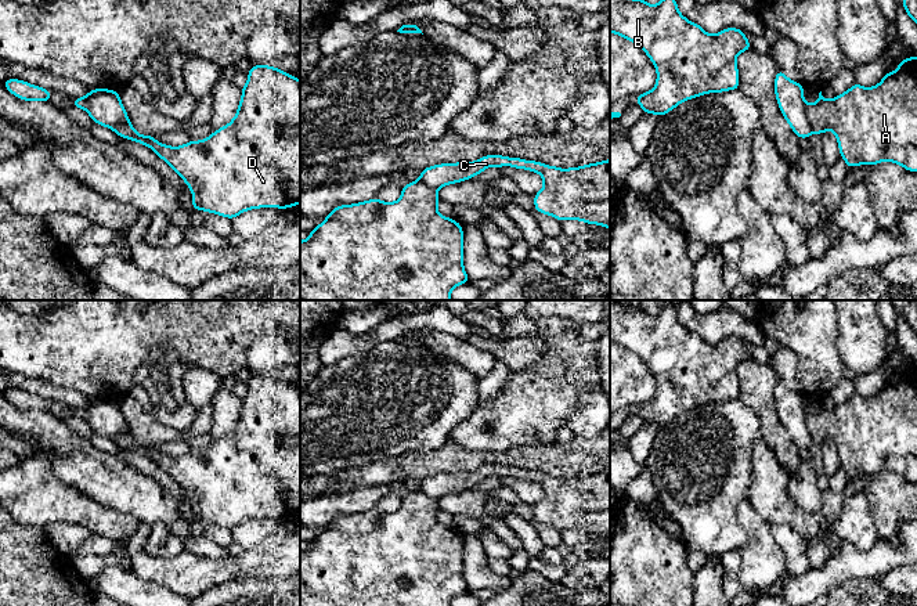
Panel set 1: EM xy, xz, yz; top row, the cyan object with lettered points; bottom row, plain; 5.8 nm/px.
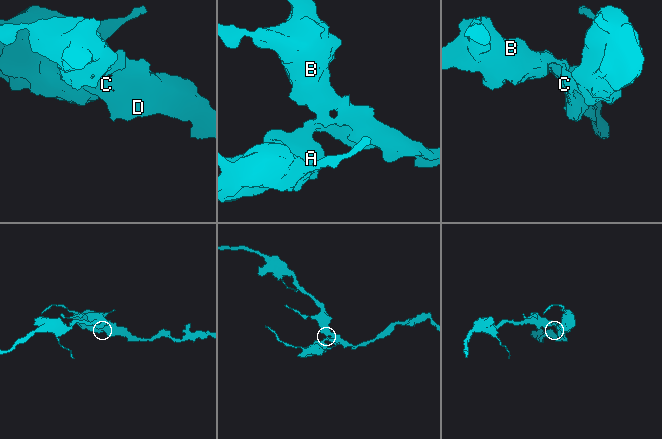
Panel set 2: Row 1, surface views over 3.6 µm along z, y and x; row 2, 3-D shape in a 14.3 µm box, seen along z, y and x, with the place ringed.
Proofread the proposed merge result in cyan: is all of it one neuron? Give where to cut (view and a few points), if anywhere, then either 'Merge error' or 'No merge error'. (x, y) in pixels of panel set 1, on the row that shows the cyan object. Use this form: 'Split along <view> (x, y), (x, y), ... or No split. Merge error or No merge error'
Split along yz (805, 103), (805, 116), (812, 132). Merge error

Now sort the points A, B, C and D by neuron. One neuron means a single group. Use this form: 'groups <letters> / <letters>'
groups A / B C D

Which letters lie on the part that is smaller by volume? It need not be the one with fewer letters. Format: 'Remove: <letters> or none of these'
Remove: A

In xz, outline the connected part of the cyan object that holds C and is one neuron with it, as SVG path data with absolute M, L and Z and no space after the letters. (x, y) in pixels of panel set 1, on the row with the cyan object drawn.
M484 155L470 163L440 163L425 167L420 170L419 181L438 190L473 178L491 166L537 172L544 178L542 190L534 195L537 212L559 221L580 220L610 228L610 159L560 169L521 158Z

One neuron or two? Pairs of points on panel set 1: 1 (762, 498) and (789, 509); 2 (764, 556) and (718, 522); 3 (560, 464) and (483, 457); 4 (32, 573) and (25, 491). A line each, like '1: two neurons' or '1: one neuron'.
1: one neuron
2: two neurons
3: one neuron
4: two neurons

